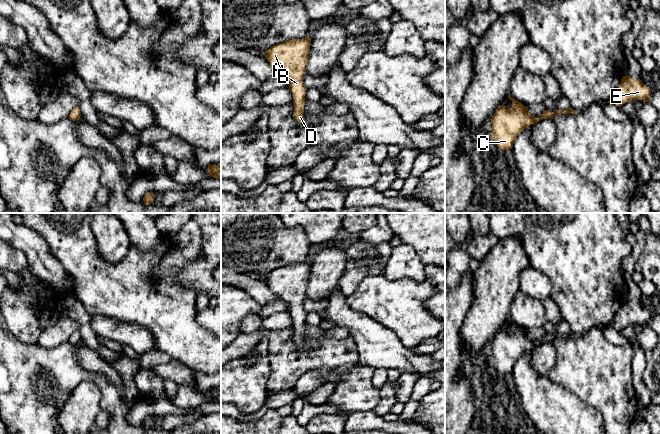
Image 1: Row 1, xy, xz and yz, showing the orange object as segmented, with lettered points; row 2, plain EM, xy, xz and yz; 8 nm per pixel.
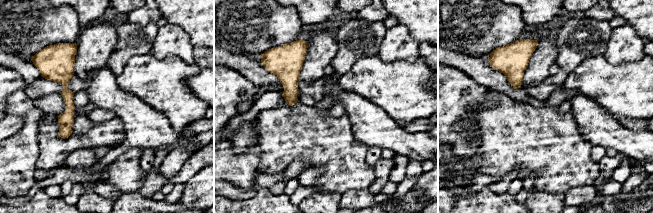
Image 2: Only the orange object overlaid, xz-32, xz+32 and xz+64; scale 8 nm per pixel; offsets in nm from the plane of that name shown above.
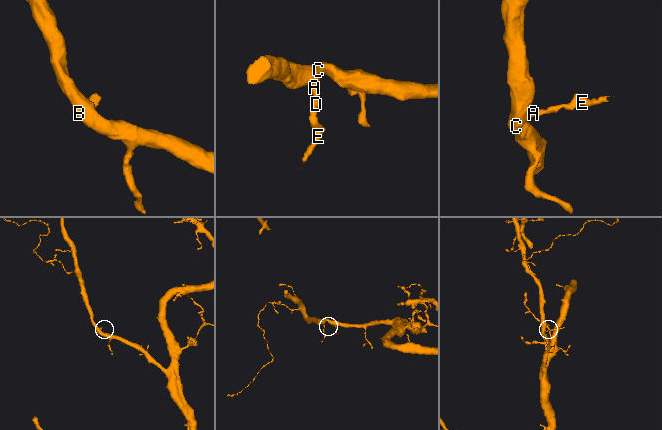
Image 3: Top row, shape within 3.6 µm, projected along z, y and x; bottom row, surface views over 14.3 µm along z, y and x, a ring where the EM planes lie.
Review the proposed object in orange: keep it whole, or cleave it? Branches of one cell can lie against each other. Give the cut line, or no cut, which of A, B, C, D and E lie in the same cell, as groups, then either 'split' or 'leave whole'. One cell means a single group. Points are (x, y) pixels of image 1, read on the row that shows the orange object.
no cut; A B C D E; leave whole

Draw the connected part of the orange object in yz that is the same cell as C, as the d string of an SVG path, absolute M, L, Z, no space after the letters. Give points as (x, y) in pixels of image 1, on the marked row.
M508 96L513 102L511 108L499 105L492 116L492 133L493 143L502 150L512 149L517 136L528 126L539 122L540 120L551 118L554 119L559 114L578 114L577 111L569 108L565 111L557 109L554 113L545 110L541 117L535 118L528 111L528 107L521 102Z

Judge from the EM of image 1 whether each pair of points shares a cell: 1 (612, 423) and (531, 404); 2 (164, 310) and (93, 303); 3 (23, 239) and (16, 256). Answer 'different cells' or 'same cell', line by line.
1: different cells
2: same cell
3: different cells

